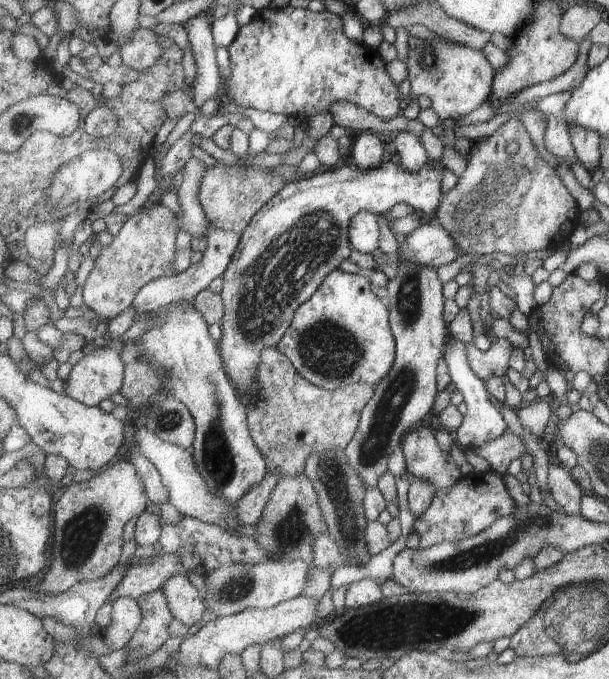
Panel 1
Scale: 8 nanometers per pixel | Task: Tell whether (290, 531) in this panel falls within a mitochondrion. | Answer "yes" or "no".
yes

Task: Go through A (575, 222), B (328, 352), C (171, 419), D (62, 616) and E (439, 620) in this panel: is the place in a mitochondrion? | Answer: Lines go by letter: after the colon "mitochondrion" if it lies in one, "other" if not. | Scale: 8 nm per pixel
A: other
B: mitochondrion
C: mitochondrion
D: other
E: mitochondrion

